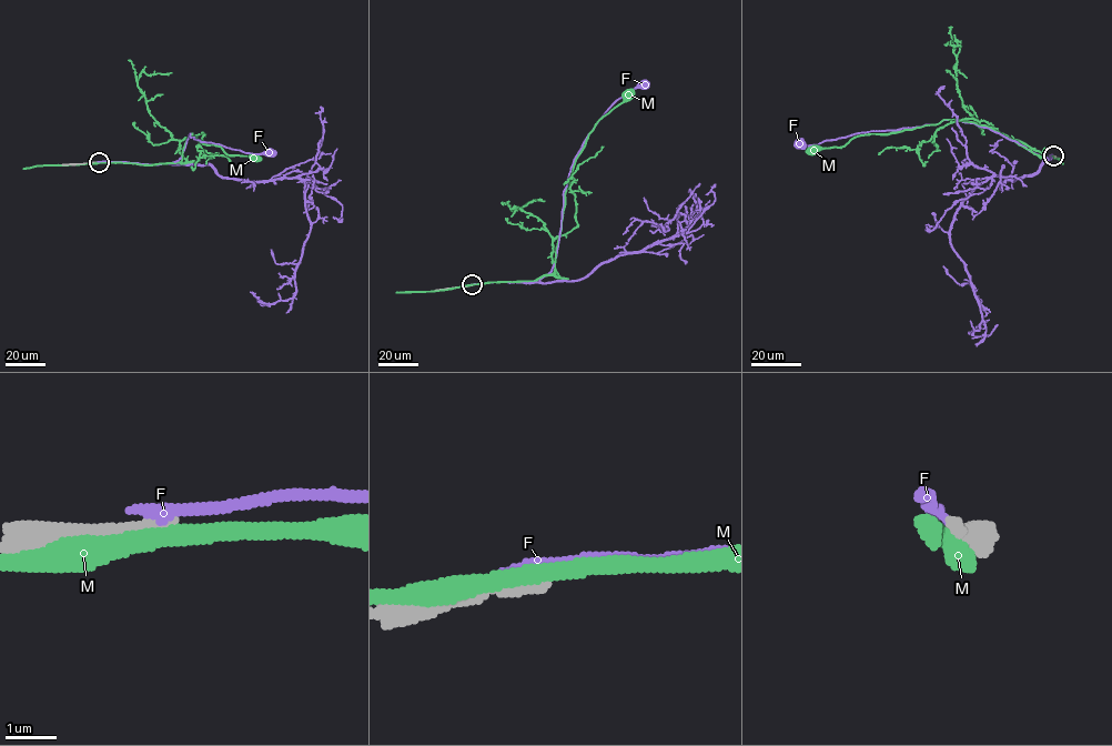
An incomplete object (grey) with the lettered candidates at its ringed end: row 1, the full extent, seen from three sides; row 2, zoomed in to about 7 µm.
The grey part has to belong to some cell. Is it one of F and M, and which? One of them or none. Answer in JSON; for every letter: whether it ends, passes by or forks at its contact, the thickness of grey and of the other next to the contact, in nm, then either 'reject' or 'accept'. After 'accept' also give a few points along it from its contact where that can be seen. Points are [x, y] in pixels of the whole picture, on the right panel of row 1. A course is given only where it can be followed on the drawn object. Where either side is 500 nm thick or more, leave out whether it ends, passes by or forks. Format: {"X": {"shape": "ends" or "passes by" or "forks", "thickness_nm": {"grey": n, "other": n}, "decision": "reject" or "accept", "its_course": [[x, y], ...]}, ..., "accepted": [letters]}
{"F": {"shape": "ends", "thickness_nm": {"grey": 300, "other": 280}, "decision": "reject"}, "M": {"shape": "passes by", "thickness_nm": {"grey": 320, "other": 440}, "decision": "reject"}, "accepted": []}

